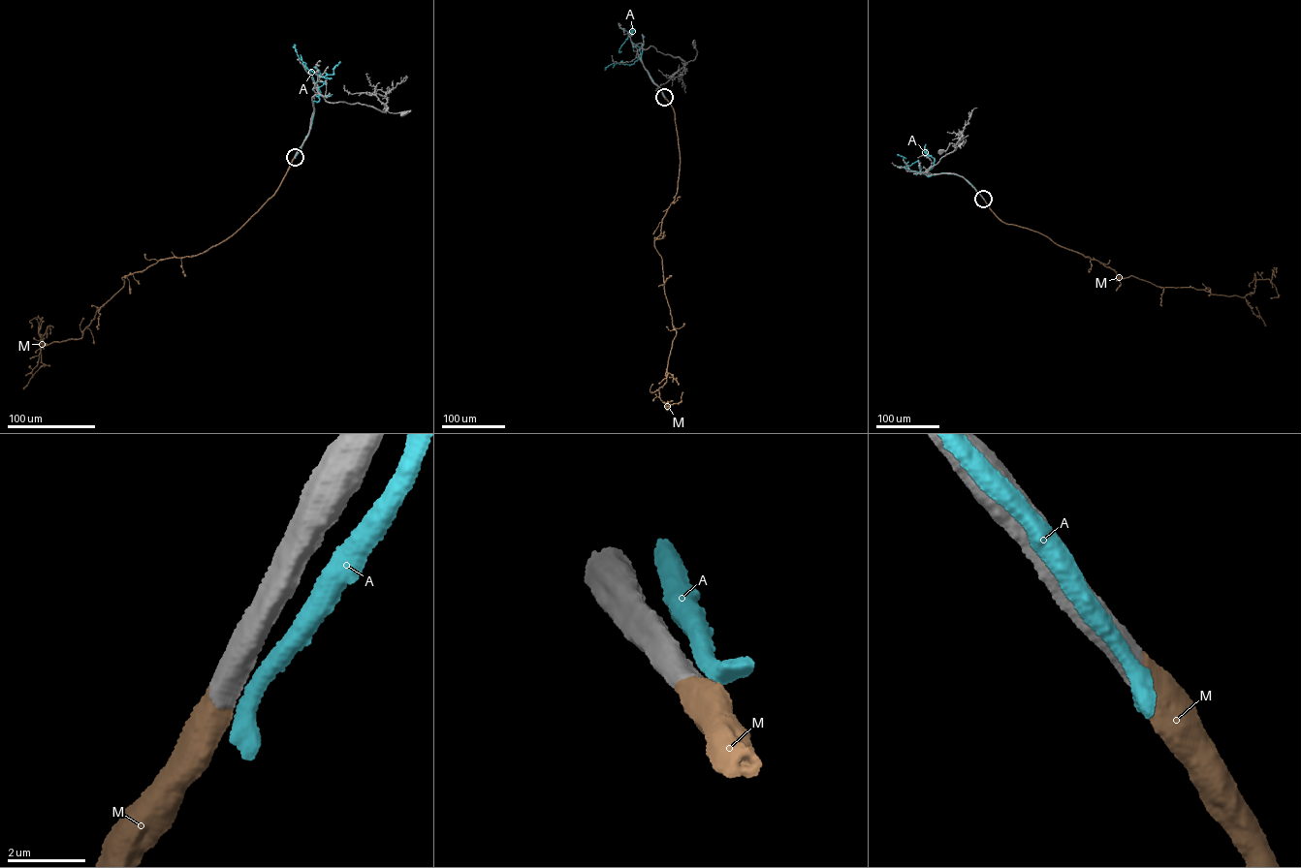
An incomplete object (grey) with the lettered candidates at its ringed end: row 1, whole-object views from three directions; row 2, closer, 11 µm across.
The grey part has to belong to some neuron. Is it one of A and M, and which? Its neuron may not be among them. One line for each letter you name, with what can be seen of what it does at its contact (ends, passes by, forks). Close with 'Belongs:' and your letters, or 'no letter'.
M: it ends there
Belongs: M

